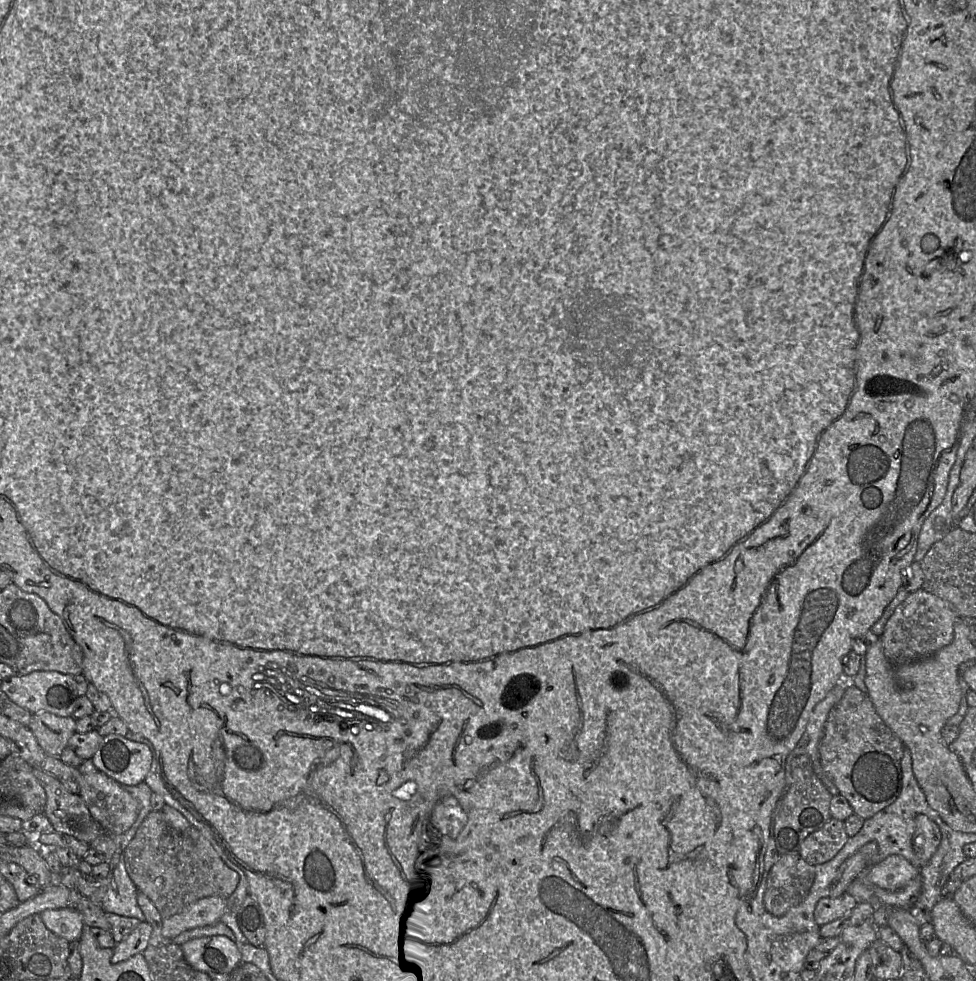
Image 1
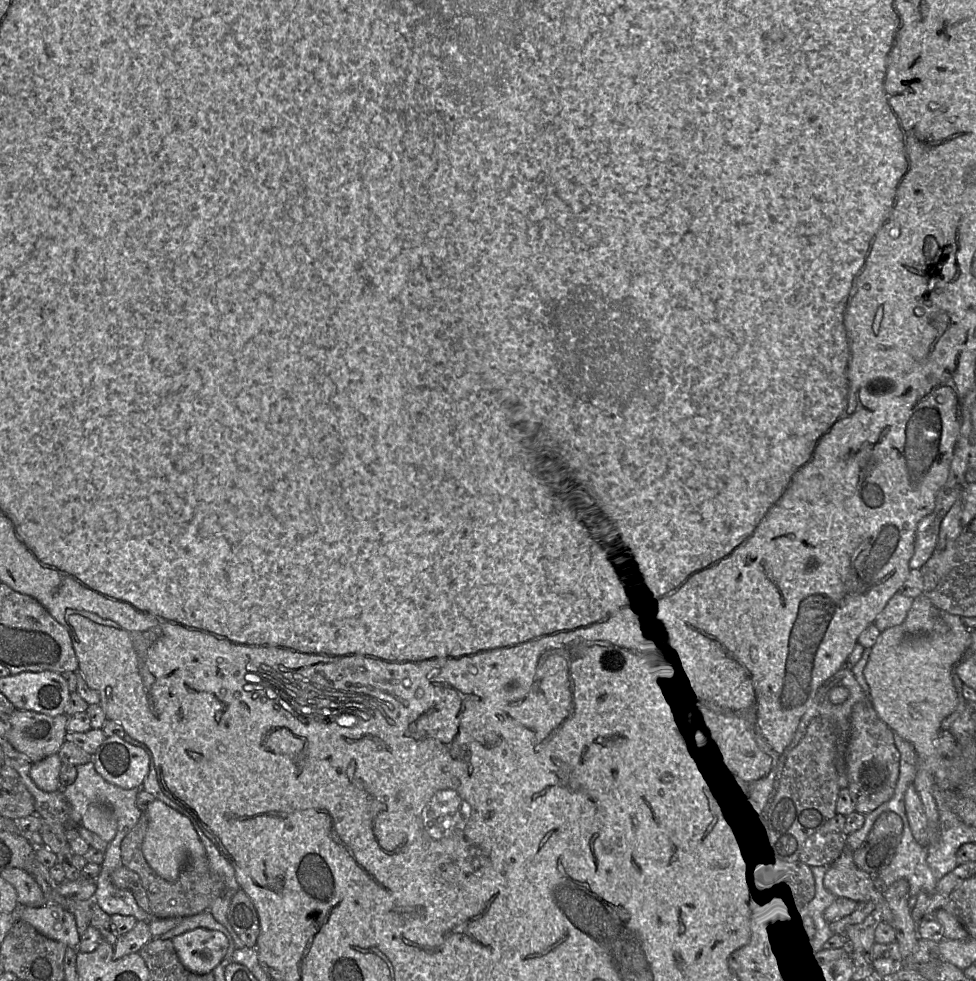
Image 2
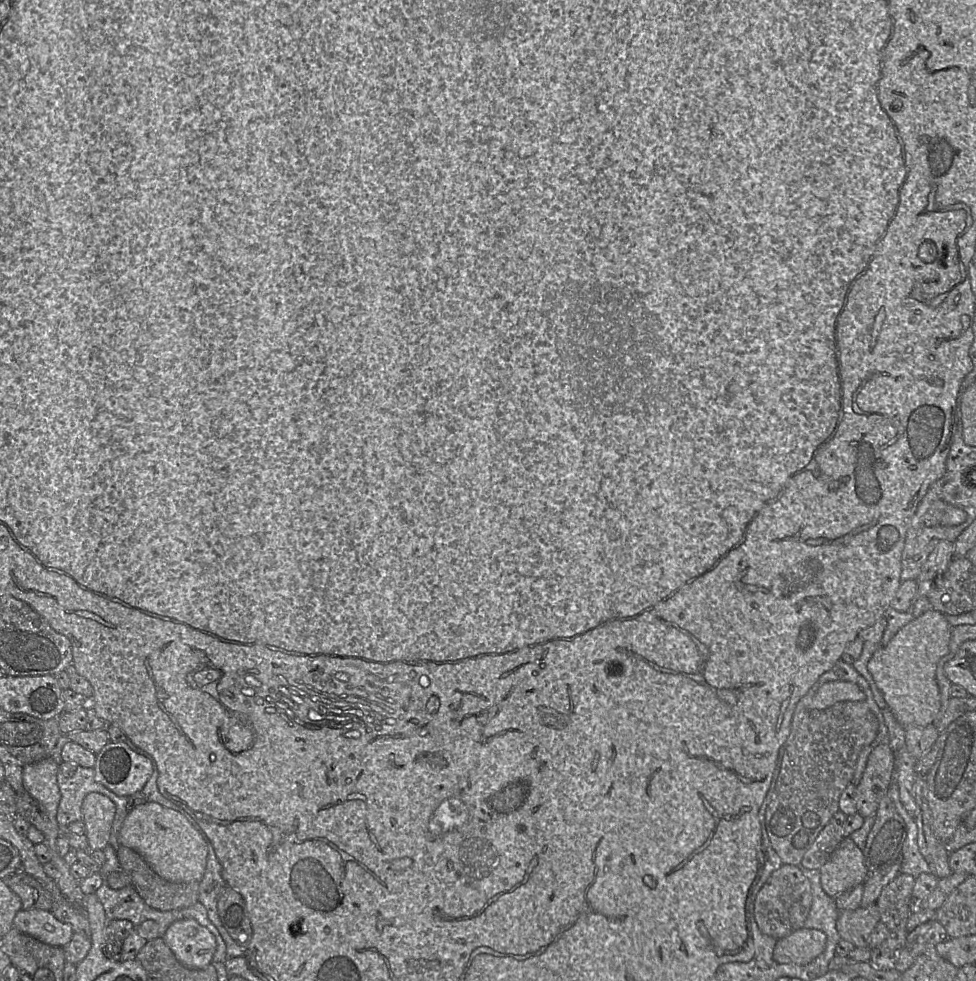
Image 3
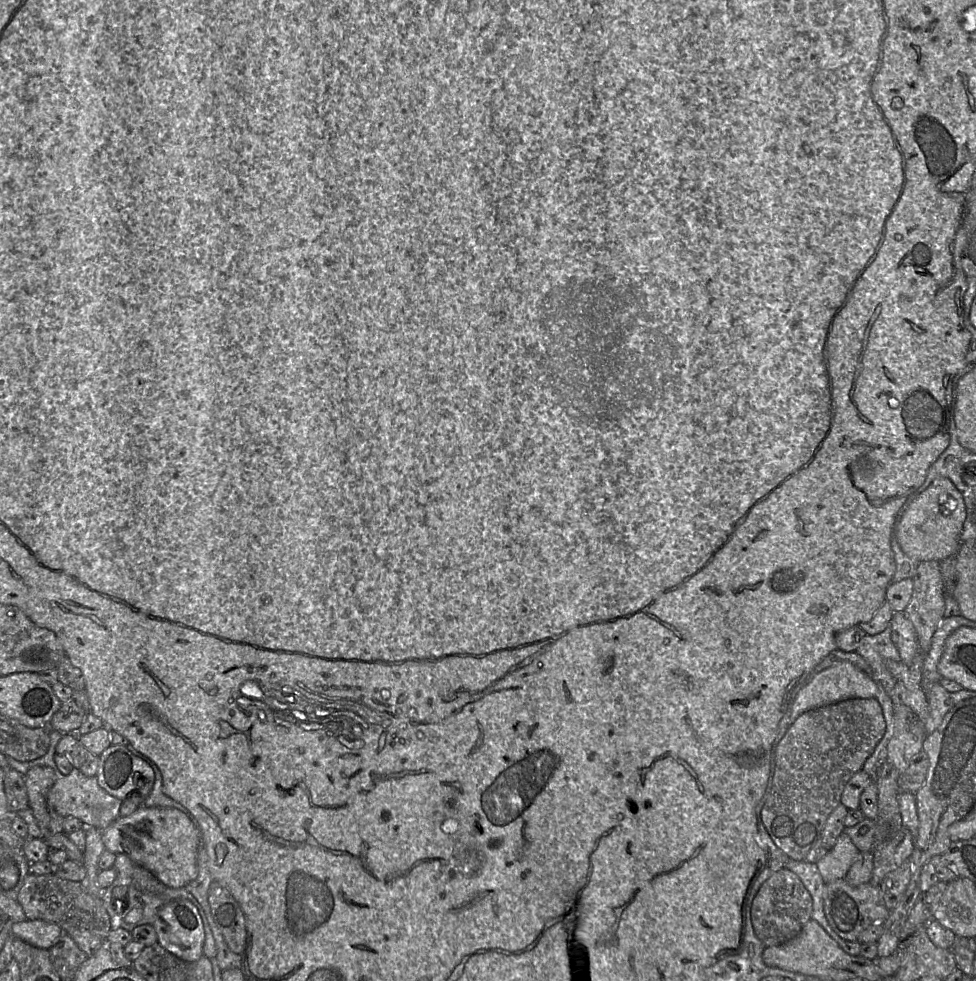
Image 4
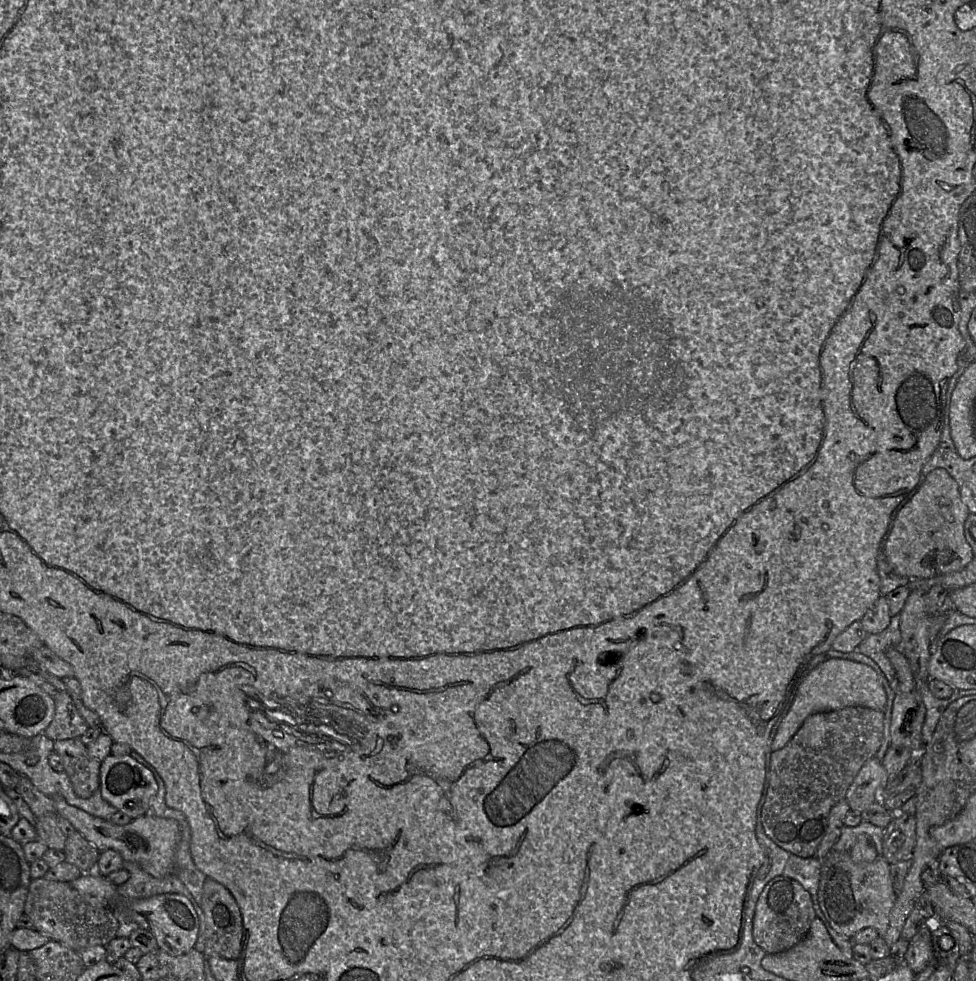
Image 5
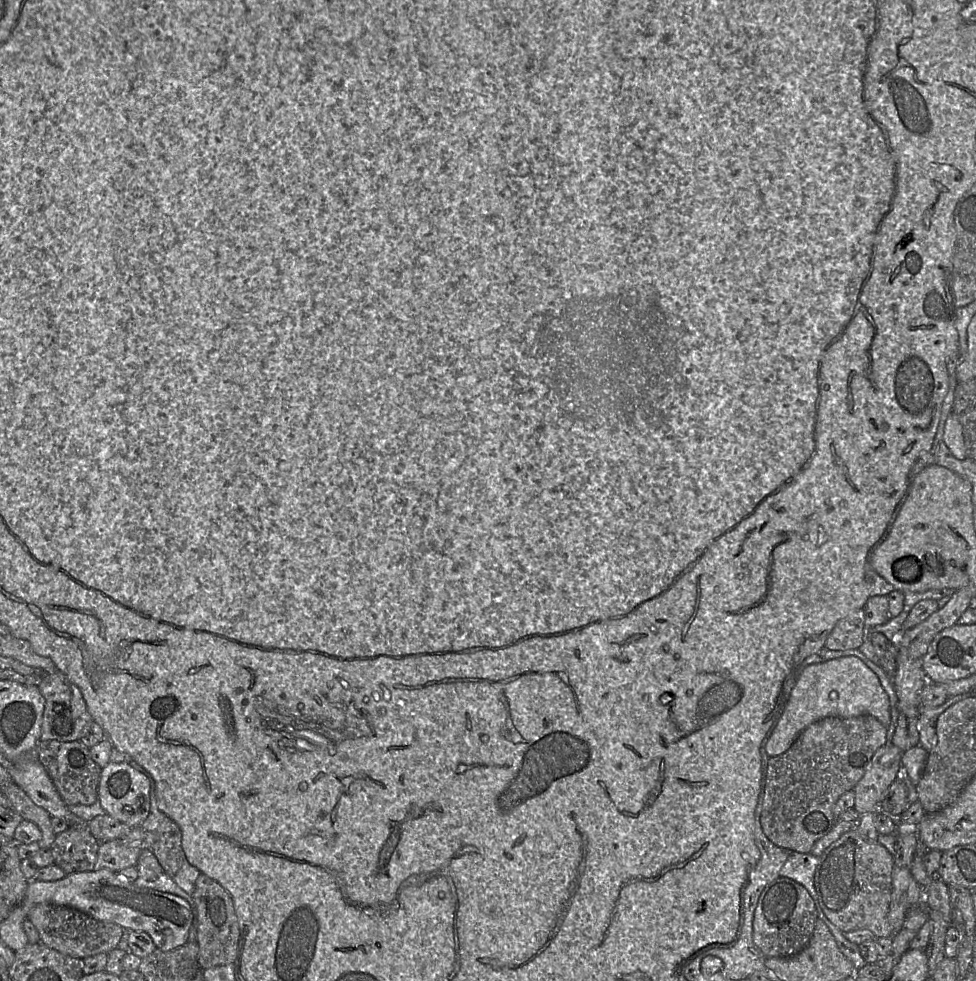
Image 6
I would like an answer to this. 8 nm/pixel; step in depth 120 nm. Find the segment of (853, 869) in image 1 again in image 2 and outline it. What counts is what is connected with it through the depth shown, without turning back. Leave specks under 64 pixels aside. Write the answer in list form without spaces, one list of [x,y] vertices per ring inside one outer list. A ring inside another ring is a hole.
[[[891,811],[882,813],[863,843],[853,851],[855,865],[876,878],[890,864],[902,831],[903,821],[899,815]]]

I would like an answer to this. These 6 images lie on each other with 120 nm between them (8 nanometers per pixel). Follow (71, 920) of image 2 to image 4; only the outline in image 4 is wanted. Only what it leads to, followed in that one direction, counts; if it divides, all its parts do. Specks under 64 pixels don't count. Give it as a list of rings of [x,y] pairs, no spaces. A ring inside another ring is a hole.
[[[40,919],[16,922],[11,930],[14,937],[41,949],[51,948],[65,933],[59,925]]]

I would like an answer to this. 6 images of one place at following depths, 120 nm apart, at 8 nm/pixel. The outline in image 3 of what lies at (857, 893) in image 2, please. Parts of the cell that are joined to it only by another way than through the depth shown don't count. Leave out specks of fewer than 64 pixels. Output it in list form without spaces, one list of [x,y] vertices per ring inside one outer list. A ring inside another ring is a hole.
[[[849,836],[842,839],[819,871],[822,889],[833,898],[864,884],[869,875],[863,852]]]

